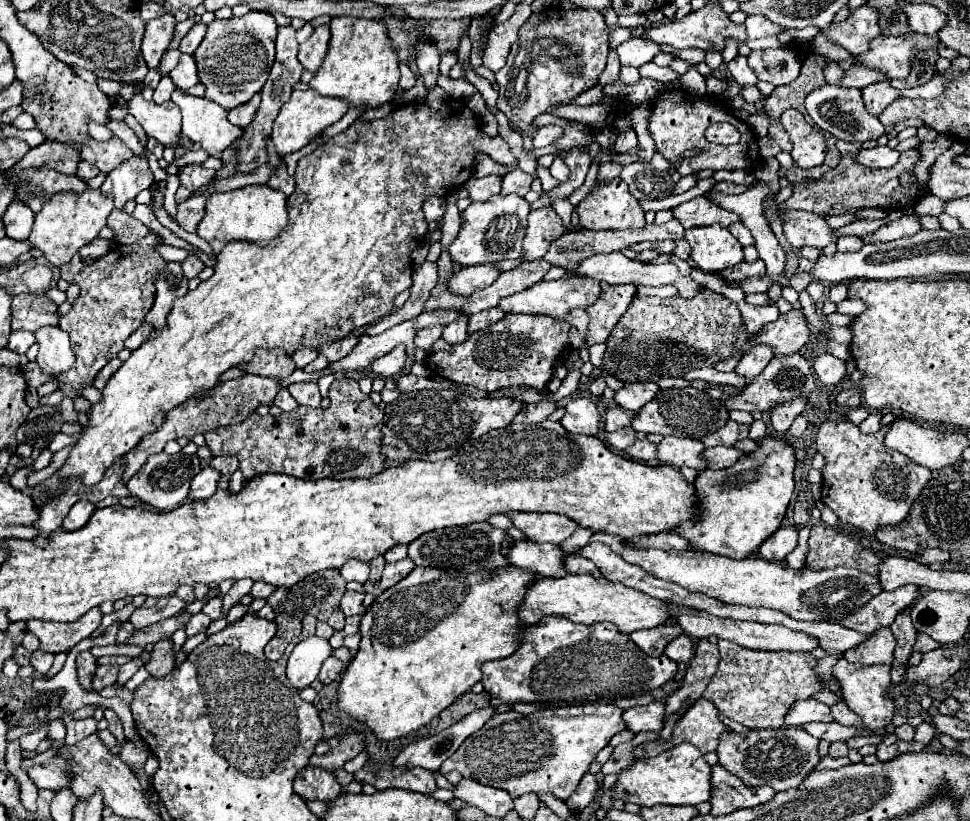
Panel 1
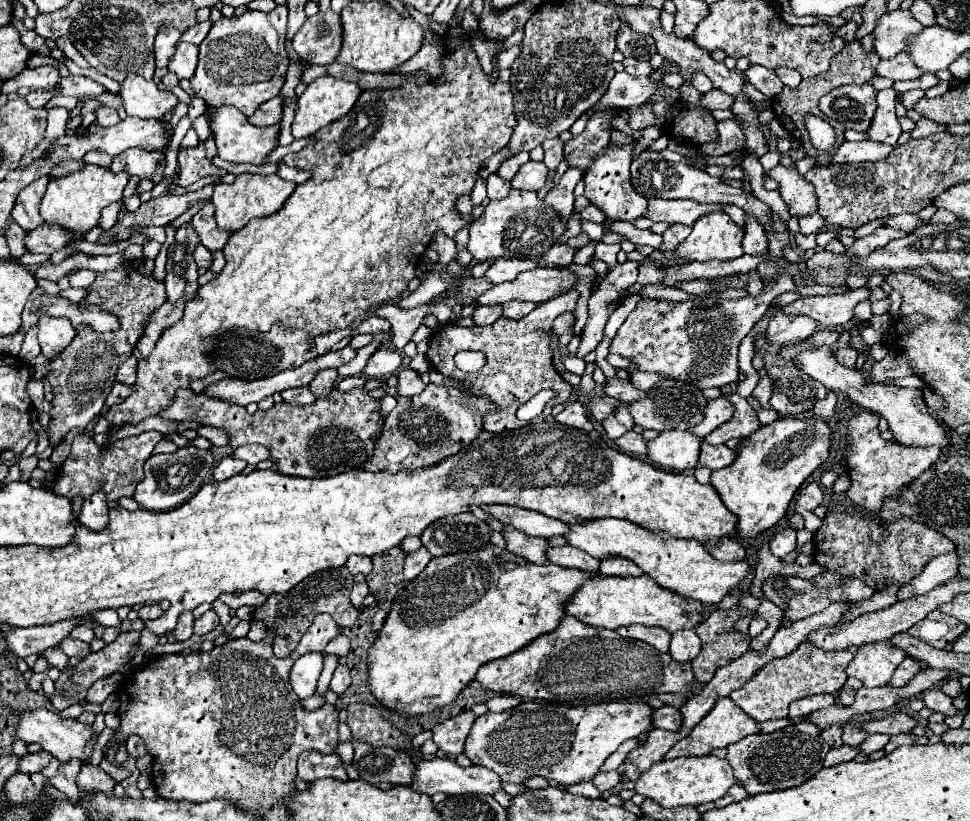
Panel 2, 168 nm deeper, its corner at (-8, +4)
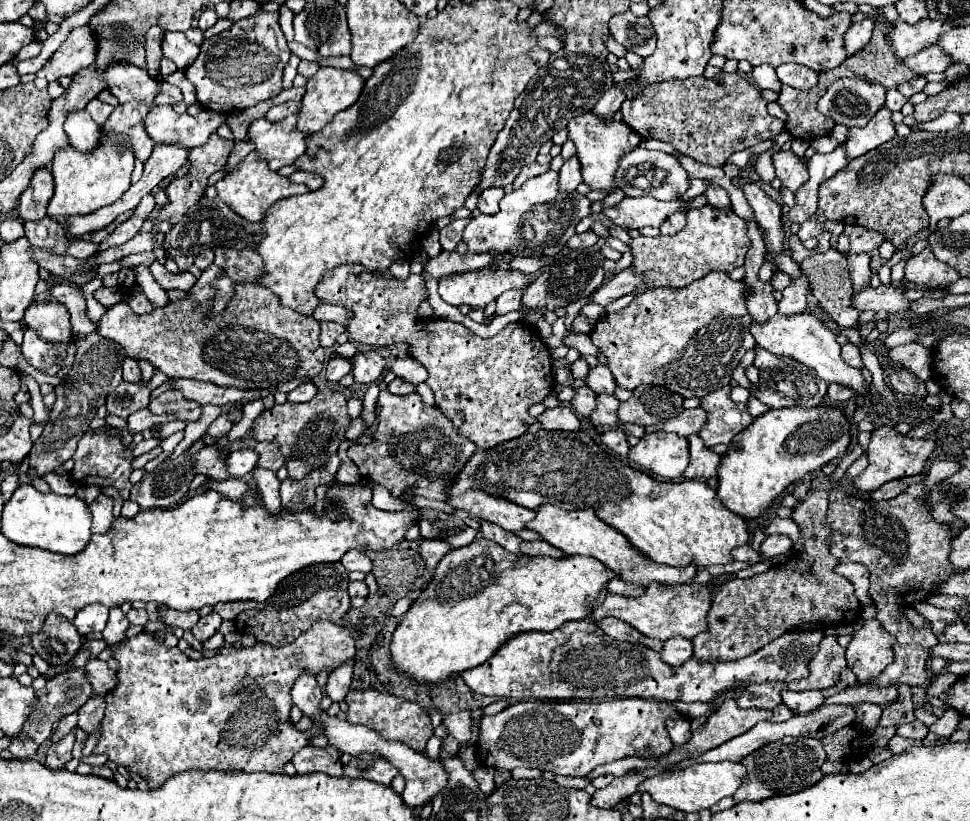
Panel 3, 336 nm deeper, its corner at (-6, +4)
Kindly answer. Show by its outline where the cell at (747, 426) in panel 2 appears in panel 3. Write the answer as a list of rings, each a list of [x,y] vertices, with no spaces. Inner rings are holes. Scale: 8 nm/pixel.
[[[725,385],[719,391],[713,391],[701,399],[701,407],[707,413],[707,421],[703,425],[703,431],[699,431],[697,435],[707,447],[719,443],[729,445],[729,441],[753,421],[753,417],[747,411],[747,405],[733,403],[729,395],[731,387]]]

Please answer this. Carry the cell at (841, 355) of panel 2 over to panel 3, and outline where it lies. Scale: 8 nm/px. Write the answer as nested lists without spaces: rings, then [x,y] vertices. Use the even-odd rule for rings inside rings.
[[[853,343],[843,345],[843,349],[841,349],[841,357],[843,357],[843,361],[845,361],[847,365],[851,365],[851,367],[855,367],[855,369],[863,369],[861,353],[859,353],[859,349],[857,349]]]

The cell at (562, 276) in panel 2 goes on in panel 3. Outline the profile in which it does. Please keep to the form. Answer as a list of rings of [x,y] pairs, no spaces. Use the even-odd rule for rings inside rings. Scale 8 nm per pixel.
[[[487,267],[473,273],[459,273],[459,277],[443,277],[439,281],[439,295],[449,305],[471,305],[483,309],[487,303],[497,299],[509,289],[523,289],[529,285],[529,277],[503,269]]]

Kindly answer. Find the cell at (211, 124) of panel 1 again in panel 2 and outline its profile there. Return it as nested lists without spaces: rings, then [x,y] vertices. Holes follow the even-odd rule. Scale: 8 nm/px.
[[[233,105],[207,107],[207,119],[209,119],[209,127],[213,131],[217,149],[219,149],[219,157],[225,159],[225,161],[261,165],[265,161],[265,157],[277,147],[277,137],[279,137],[281,125],[279,127],[277,125],[271,125],[271,127],[255,127]]]

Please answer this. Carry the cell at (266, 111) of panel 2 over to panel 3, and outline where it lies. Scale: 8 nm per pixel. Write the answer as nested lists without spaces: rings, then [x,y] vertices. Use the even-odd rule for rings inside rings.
[[[287,101],[287,103],[281,103],[281,105],[271,107],[271,109],[267,111],[265,119],[269,119],[269,121],[281,121],[281,119],[285,119],[285,117],[291,115],[291,113],[299,113],[299,109],[301,109],[301,103]]]

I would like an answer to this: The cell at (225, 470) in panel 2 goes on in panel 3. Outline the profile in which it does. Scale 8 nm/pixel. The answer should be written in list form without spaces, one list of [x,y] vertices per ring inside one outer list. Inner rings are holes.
[[[241,449],[241,451],[235,451],[227,457],[227,469],[231,473],[231,477],[245,477],[249,475],[255,467],[257,467],[257,461],[259,461],[259,455],[257,451],[253,449]]]

